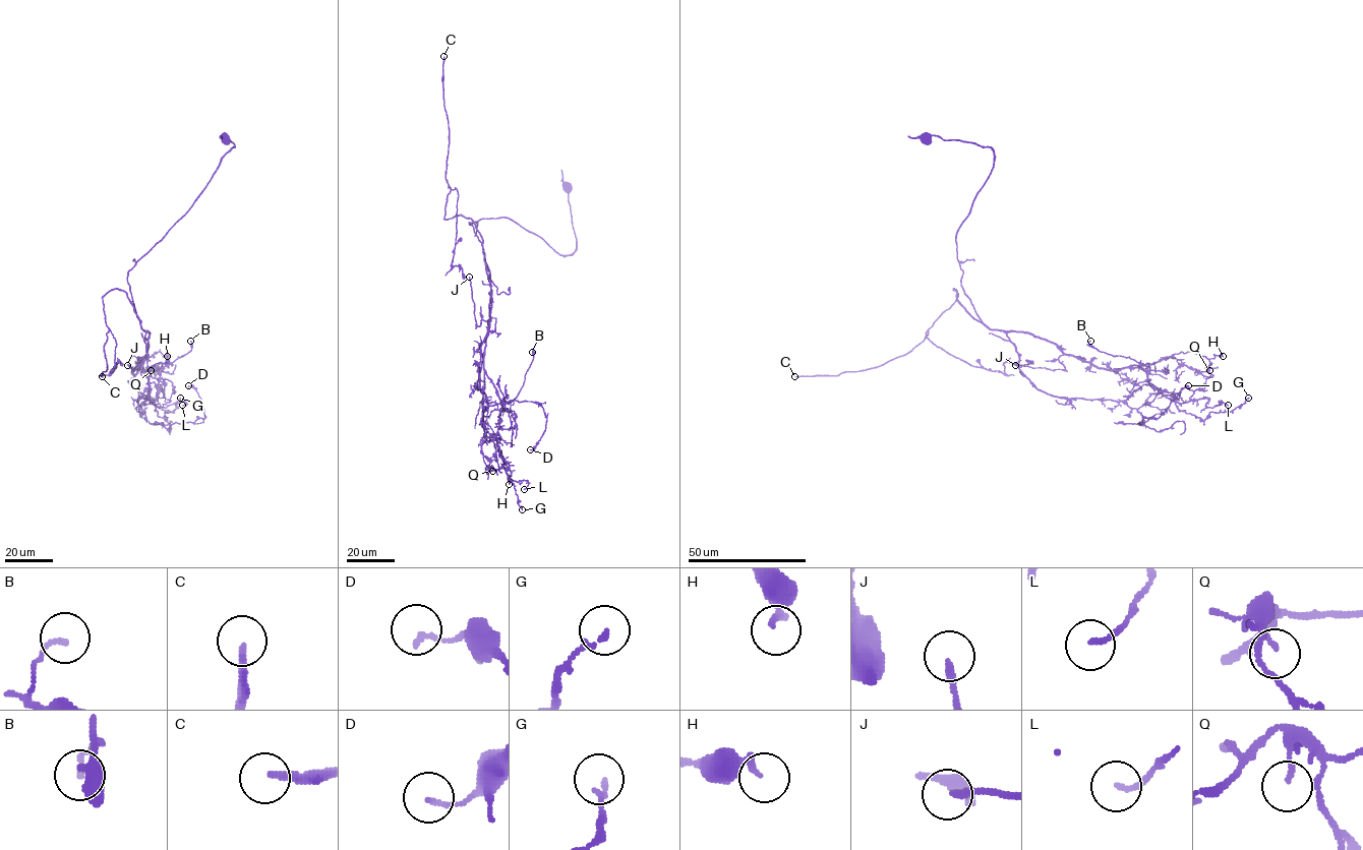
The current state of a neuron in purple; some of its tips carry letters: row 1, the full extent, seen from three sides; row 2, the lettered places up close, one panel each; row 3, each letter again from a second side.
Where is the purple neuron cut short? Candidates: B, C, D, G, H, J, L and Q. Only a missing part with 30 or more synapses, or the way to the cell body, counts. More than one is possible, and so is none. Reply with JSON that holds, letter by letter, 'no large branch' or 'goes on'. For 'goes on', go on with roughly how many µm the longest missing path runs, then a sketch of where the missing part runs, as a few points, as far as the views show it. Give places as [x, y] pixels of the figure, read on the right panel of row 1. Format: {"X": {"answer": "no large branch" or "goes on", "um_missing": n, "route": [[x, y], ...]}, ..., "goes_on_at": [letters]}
{"B": {"answer": "no large branch"}, "C": {"answer": "goes on", "um_missing": 120}, "D": {"answer": "no large branch"}, "G": {"answer": "no large branch"}, "H": {"answer": "no large branch"}, "J": {"answer": "no large branch"}, "L": {"answer": "no large branch"}, "Q": {"answer": "no large branch"}, "goes_on_at": ["C"]}

